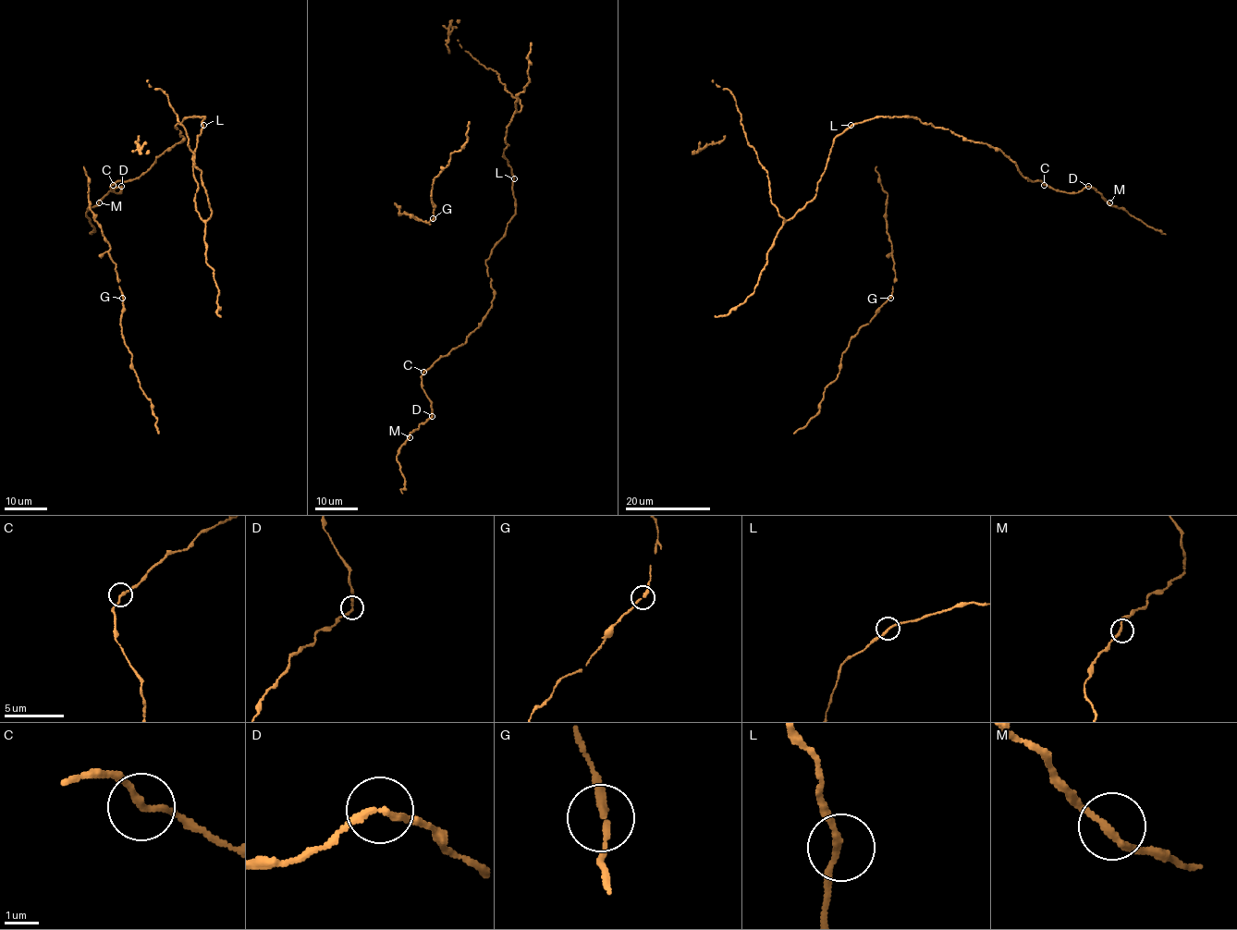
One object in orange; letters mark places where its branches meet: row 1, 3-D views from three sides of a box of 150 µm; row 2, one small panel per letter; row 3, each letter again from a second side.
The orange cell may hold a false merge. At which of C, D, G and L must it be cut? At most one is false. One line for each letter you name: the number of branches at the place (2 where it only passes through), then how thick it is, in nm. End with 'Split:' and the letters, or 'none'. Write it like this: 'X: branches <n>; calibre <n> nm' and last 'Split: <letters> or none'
Split: none

